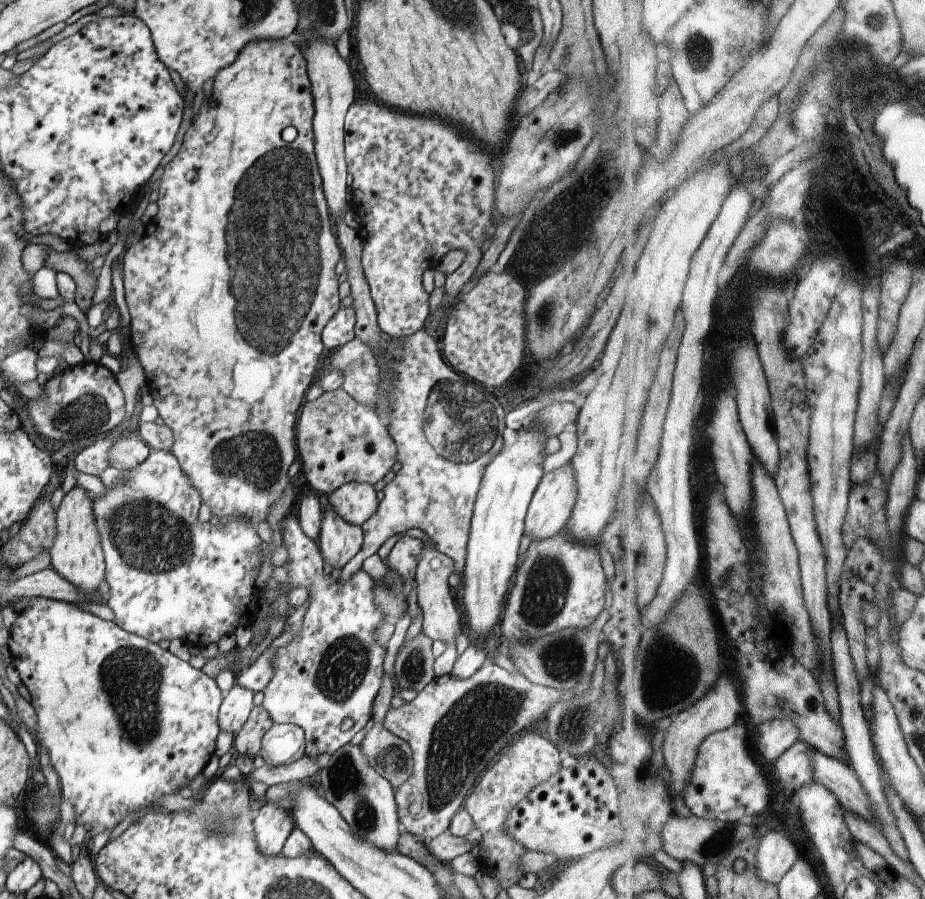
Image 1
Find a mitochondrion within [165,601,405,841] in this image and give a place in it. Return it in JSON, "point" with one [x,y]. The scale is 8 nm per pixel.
{"point":[342,669]}

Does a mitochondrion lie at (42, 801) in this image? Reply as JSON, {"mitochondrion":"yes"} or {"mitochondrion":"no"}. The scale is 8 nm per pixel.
{"mitochondrion":"yes"}

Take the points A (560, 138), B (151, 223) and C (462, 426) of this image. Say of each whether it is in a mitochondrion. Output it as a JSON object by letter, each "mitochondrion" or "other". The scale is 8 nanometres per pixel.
{"A":"mitochondrion","B":"other","C":"mitochondrion"}

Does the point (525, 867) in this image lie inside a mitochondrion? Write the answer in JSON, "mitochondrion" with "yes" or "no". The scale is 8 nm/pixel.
{"mitochondrion":"no"}

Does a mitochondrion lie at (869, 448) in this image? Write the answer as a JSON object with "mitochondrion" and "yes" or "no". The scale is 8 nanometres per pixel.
{"mitochondrion":"no"}

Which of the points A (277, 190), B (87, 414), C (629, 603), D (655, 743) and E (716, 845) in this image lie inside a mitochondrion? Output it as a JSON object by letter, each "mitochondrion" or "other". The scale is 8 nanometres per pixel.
{"A":"mitochondrion","B":"mitochondrion","C":"other","D":"other","E":"mitochondrion"}

